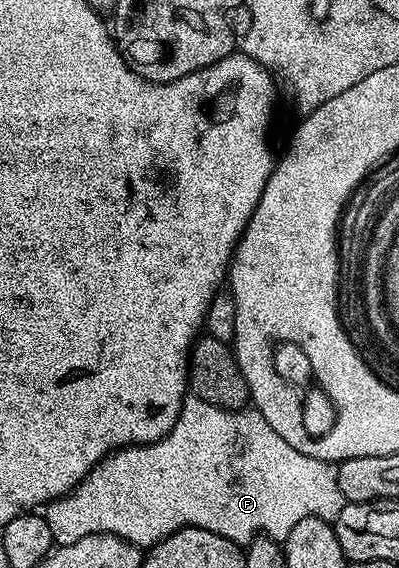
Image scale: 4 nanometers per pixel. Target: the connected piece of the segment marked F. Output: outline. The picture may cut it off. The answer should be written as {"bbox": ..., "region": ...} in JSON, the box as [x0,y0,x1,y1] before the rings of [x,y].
{"bbox":[44,397,343,549],"region":[[[188,397],[182,402],[182,408],[176,417],[176,425],[172,425],[172,429],[166,436],[156,440],[155,443],[139,443],[107,455],[75,485],[69,495],[63,495],[61,499],[54,499],[46,504],[44,518],[48,521],[48,529],[52,529],[55,544],[59,547],[72,545],[76,541],[80,541],[80,537],[85,535],[115,535],[121,539],[126,539],[139,549],[149,549],[164,537],[168,537],[185,527],[208,529],[208,533],[216,533],[233,543],[249,545],[259,536],[275,541],[286,539],[288,533],[292,533],[292,528],[299,521],[304,521],[304,517],[320,517],[332,521],[340,513],[343,502],[337,466],[323,459],[308,457],[304,453],[300,453],[300,449],[292,449],[292,445],[288,445],[288,441],[284,441],[284,437],[280,437],[280,433],[276,433],[276,429],[272,429],[272,425],[268,425],[268,421],[264,421],[264,417],[257,409],[225,411],[203,399]]]}

